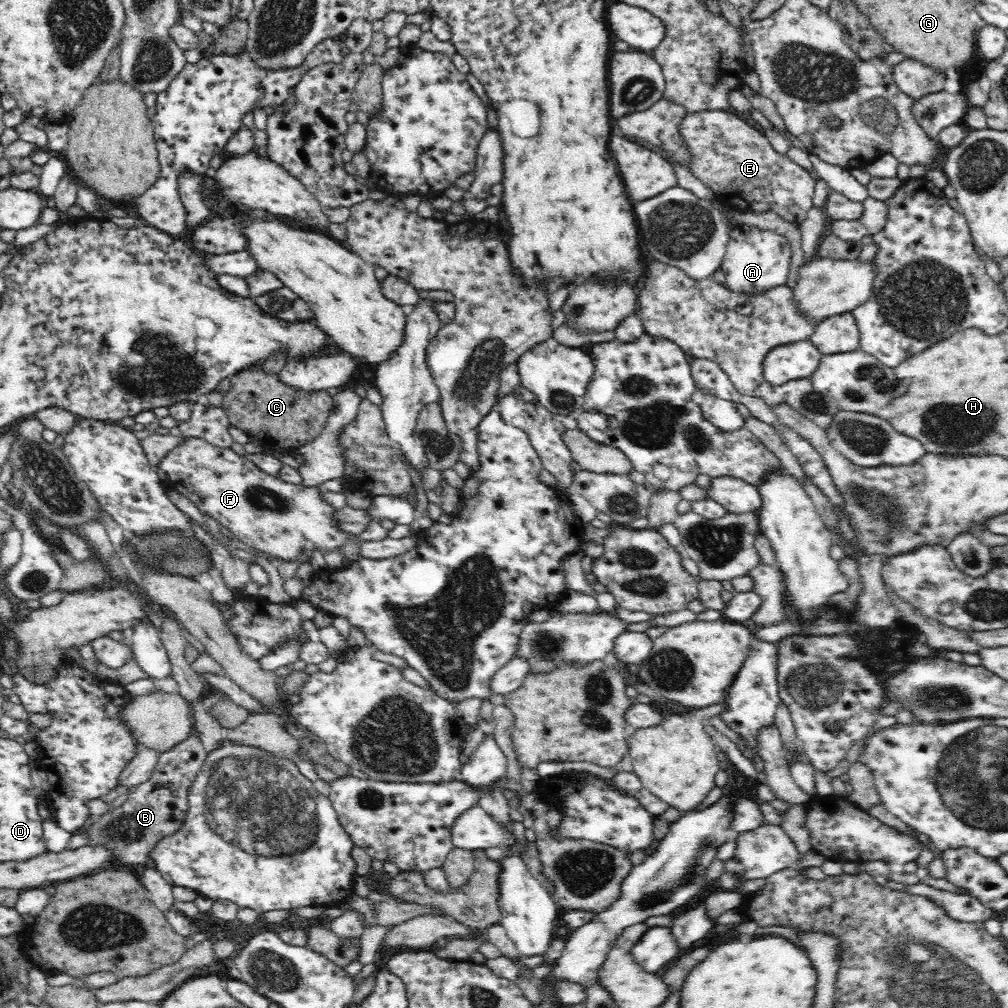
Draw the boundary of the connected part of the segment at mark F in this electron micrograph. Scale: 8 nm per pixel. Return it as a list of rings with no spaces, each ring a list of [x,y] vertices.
[[[187,438],[184,444],[176,446],[159,462],[160,474],[164,474],[164,486],[168,490],[176,490],[176,494],[184,495],[197,506],[203,515],[210,516],[238,538],[238,541],[250,546],[260,554],[268,554],[272,558],[296,562],[306,556],[306,552],[320,550],[322,556],[338,550],[344,558],[343,567],[354,565],[363,558],[361,546],[364,540],[358,535],[345,532],[341,522],[337,520],[337,510],[326,502],[326,490],[321,485],[302,485],[284,481],[264,472],[255,462],[245,456],[239,456],[228,447],[214,446],[200,438]]]

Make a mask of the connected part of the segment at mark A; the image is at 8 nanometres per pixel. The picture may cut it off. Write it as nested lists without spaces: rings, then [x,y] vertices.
[[[741,224],[729,230],[729,241],[721,264],[727,288],[740,294],[760,296],[776,286],[786,286],[792,250],[790,242],[782,235],[762,230],[756,226]]]

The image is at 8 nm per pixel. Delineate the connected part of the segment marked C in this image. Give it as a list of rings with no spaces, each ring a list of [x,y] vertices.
[[[256,361],[242,367],[232,378],[232,386],[222,393],[222,408],[231,425],[244,430],[248,438],[255,438],[264,447],[264,452],[273,451],[276,455],[295,455],[295,448],[310,442],[320,434],[327,418],[333,410],[333,396],[326,390],[304,391],[290,386],[280,379],[279,374],[270,374],[262,368],[262,362]]]

